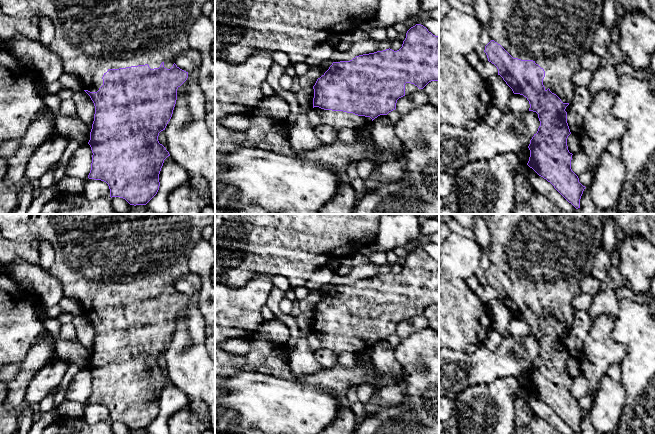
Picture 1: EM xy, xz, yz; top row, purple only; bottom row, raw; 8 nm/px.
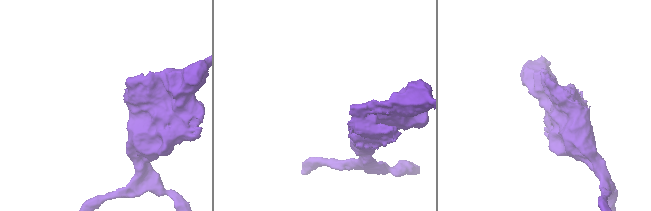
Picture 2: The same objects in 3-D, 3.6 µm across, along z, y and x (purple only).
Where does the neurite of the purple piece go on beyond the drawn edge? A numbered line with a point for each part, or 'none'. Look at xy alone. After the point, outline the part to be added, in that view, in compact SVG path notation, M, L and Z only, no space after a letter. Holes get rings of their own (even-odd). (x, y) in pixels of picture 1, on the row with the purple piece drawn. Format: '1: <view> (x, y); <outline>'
1: xy (91, 36); M0 0L0 10L4 14L15 18L49 18L54 25L55 33L48 48L60 57L65 73L78 77L84 86L84 90L97 92L103 85L103 75L109 69L119 69L145 64L148 64L151 69L154 69L159 68L162 62L165 68L170 69L174 64L174 57L190 48L188 43L190 30L195 21L203 15L203 5L210 1L212 0Z

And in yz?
1: yz (554, 33); M487 0L487 2L491 14L489 28L491 39L500 44L513 58L533 60L545 71L545 77L543 79L545 90L549 88L550 91L556 94L563 103L571 102L576 89L576 87L572 84L571 78L575 73L582 69L579 63L579 58L583 54L591 51L596 31L601 24L603 0Z

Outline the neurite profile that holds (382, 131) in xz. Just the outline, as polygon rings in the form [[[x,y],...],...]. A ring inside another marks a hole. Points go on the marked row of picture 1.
[[[380,115],[375,118],[368,129],[378,150],[404,154],[404,144],[397,136],[394,124],[388,119],[387,115]]]

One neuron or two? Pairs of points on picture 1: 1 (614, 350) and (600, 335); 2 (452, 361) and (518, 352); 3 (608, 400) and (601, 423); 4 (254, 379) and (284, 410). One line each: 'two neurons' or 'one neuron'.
1: one neuron
2: one neuron
3: one neuron
4: one neuron

